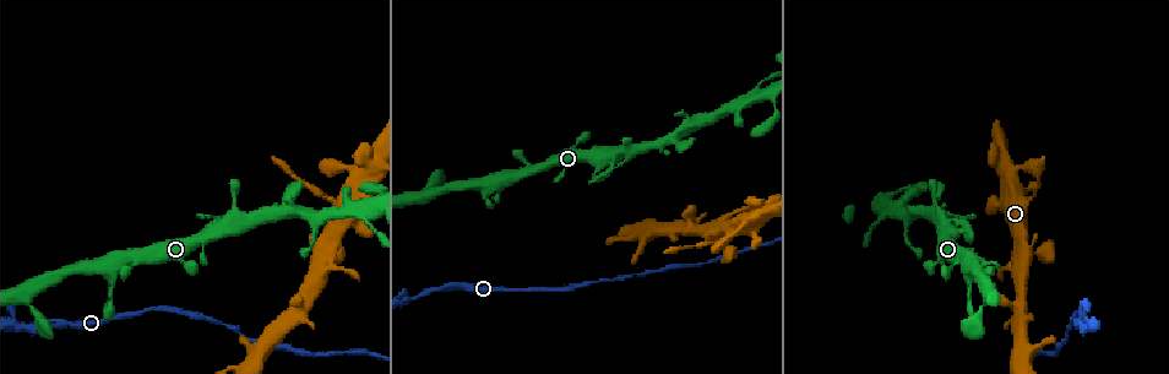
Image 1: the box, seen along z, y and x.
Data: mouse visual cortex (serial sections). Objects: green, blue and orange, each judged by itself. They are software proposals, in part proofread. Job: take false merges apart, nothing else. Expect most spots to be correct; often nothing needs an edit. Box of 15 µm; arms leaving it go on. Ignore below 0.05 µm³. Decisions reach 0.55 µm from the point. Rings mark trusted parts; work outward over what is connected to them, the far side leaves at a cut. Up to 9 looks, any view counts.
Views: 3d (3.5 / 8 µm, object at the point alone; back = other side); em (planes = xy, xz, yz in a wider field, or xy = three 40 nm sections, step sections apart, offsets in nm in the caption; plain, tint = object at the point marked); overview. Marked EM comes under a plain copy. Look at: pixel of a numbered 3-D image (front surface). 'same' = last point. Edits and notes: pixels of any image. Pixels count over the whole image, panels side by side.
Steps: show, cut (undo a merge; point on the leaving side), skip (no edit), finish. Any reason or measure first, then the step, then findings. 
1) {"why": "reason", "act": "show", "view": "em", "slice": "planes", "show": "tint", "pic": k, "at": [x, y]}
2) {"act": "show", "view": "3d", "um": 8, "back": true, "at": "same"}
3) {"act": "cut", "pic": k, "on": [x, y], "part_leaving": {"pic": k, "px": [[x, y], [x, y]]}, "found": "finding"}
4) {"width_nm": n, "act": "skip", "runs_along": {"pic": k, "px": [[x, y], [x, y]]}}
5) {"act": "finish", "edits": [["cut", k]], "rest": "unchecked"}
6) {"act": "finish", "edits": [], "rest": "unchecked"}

{"why": "abrupt turn", "act": "show", "view": "3d", "um": 8, "pic": 1, "at": [1088, 324]}

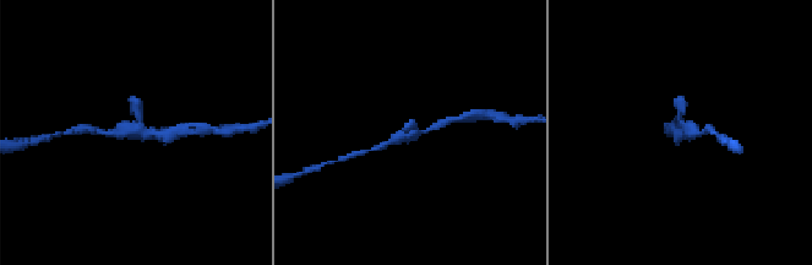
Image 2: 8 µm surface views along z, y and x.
{"act": "show", "view": "em", "slice": "xy", "step": 5, "show": "tint", "pic": 2, "at": [140, 127]}

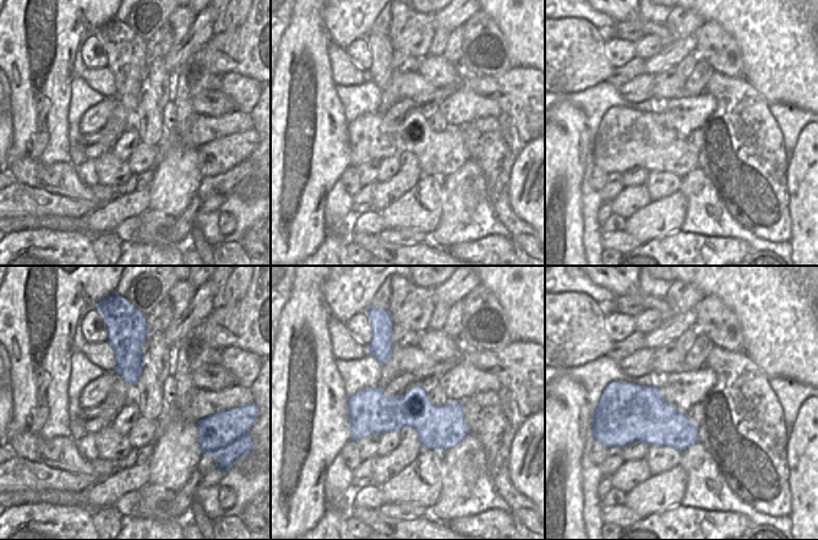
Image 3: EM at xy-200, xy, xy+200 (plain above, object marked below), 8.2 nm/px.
{"width_nm": 320, "act": "skip", "runs_along": {"pic": 2, "px": [[447, 122], [425, 133], [394, 134]]}, "found": "continuous, no second cell"}

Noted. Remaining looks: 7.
{"act": "show", "view": "3d", "um": 3.5, "pic": 1, "at": [968, 291]}

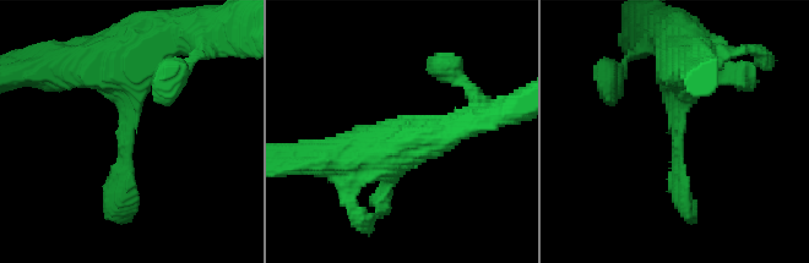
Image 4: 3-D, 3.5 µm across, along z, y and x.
{"why": "need the tissue", "act": "show", "view": "em", "slice": "xy", "step": 1, "show": "tint", "pic": 4, "at": [125, 133]}

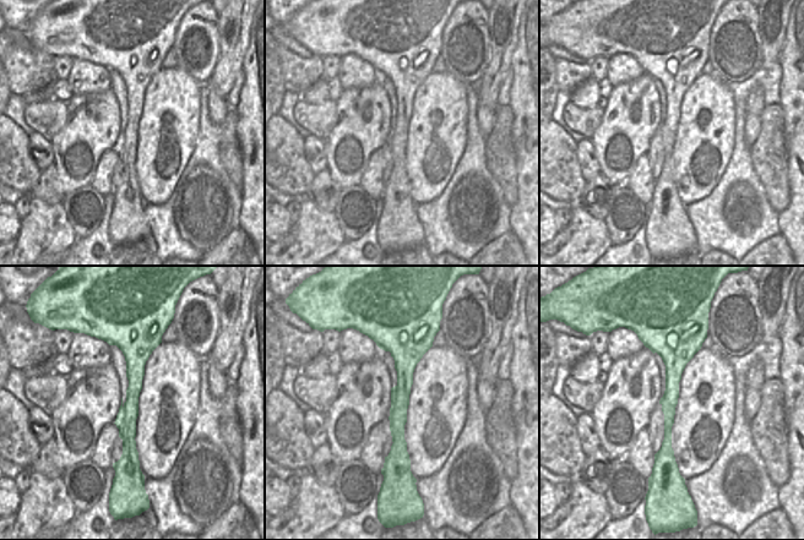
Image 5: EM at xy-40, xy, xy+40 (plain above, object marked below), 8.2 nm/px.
{"width_nm": 160, "act": "skip", "runs_along": {"pic": 5, "px": [[119, 339], [135, 355], [136, 467]]}, "found": "continuous, no second cell"}

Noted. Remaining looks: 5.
{"why": "thin arm on a thick one", "act": "show", "view": "3d", "um": 3.5, "pic": 1, "at": [765, 95]}

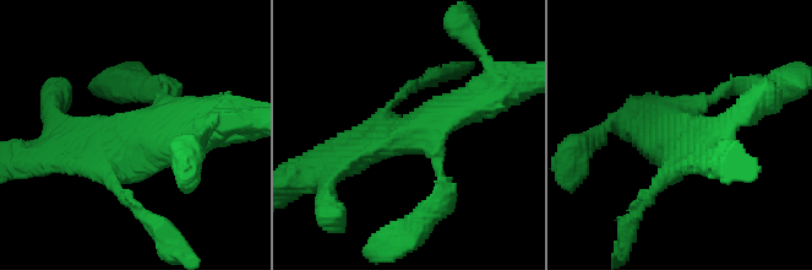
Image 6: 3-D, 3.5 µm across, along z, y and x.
{"act": "show", "view": "em", "slice": "xy", "step": 3, "show": "tint", "pic": 6, "at": [680, 131]}

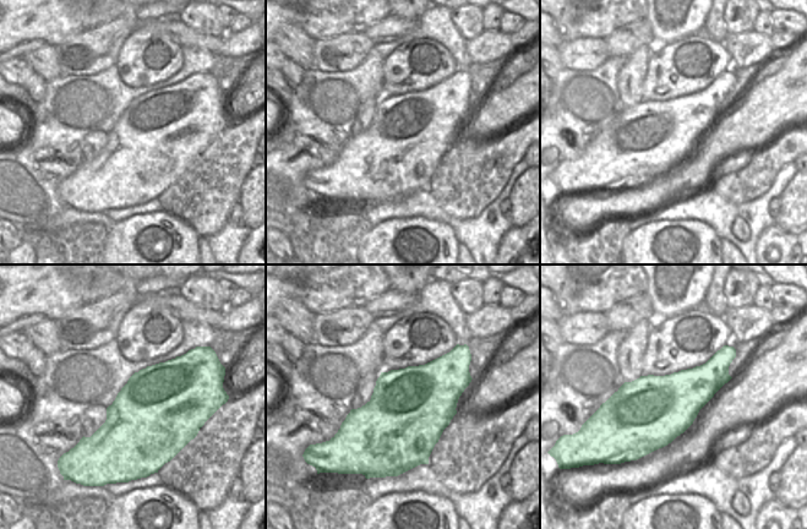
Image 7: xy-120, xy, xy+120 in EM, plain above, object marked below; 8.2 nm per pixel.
{"act": "skip", "found": "all the same cell"}

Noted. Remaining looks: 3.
{"why": "four or more arms meet", "act": "show", "view": "3d", "um": 3.5, "pic": 1, "at": [1023, 250]}

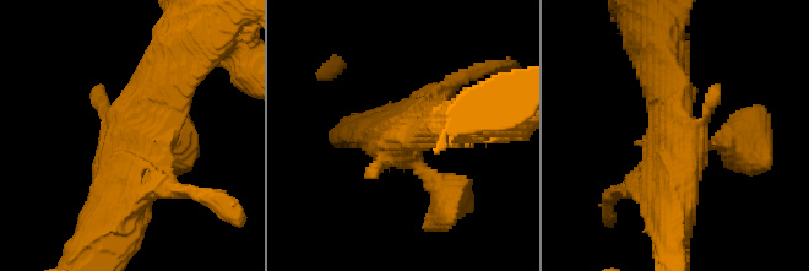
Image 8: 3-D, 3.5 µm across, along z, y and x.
{"why": "need the tissue", "act": "show", "view": "em", "slice": "xy", "step": 1, "show": "tint", "pic": 8, "at": [677, 133]}

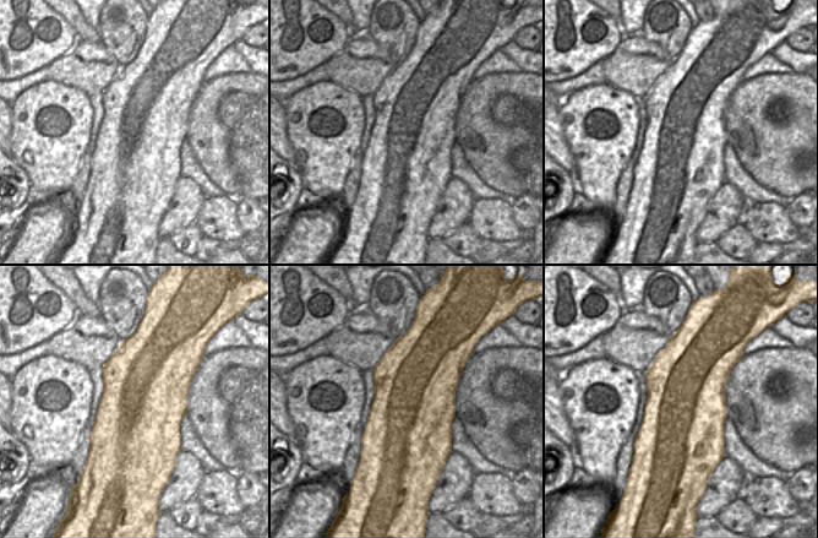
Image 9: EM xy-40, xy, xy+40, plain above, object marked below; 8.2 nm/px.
{"act": "skip", "runs_along": {"pic": 8, "px": [[173, 64], [132, 124], [117, 207]]}, "found": "all the same cell"}

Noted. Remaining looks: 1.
{"act": "finish", "edits": [], "rest": "unchecked"}

